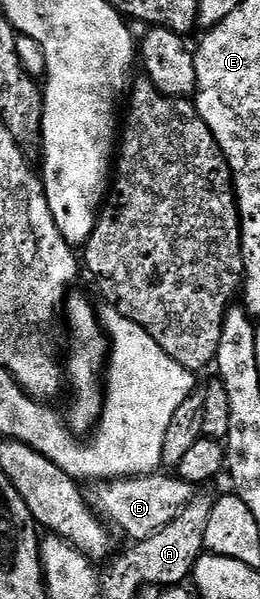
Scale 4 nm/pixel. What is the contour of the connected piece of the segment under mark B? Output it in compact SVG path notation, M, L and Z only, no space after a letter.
M165 472L154 474L139 474L137 478L117 478L115 480L100 480L91 491L87 491L86 497L89 506L97 515L103 516L117 531L128 537L132 542L141 542L154 532L166 528L174 516L186 508L194 497L193 483L182 480L178 476L172 478Z

